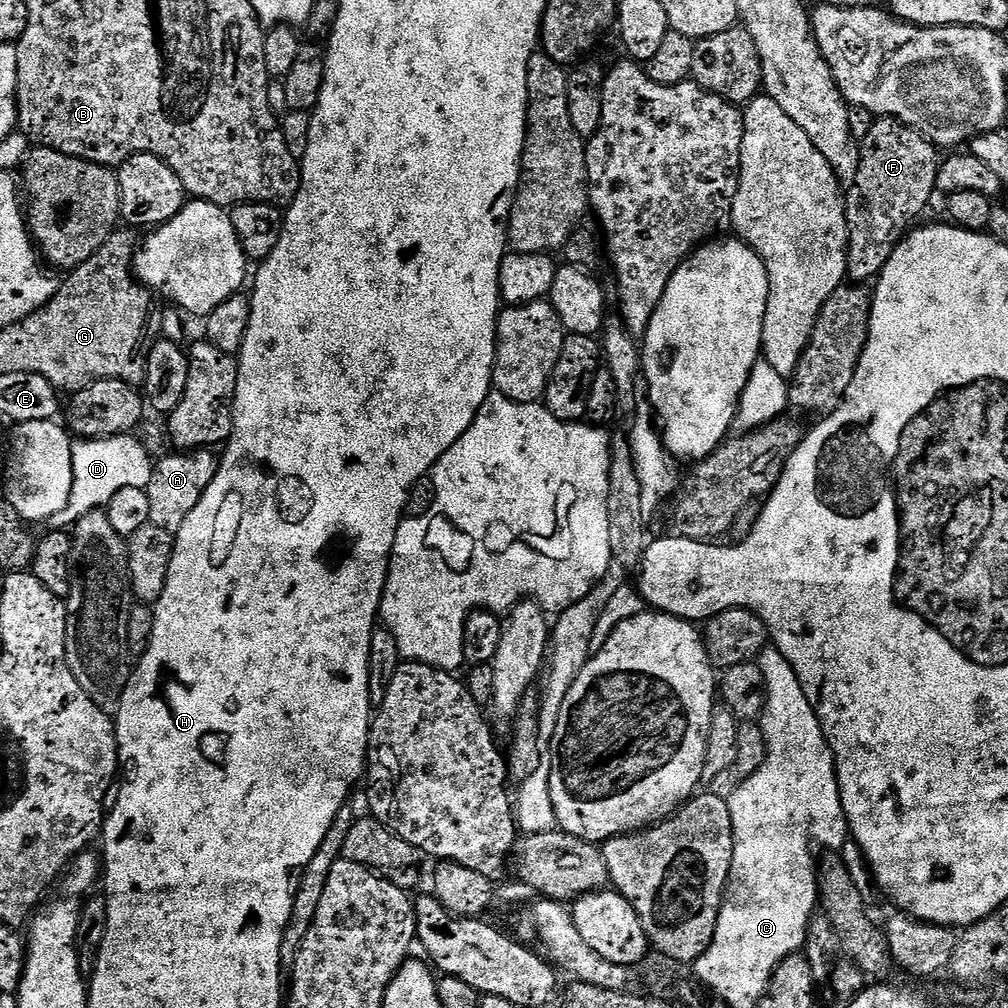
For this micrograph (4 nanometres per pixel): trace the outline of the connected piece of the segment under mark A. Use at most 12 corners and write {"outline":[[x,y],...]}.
{"outline":[[215,451],[152,464],[148,524],[175,534],[218,470]]}

